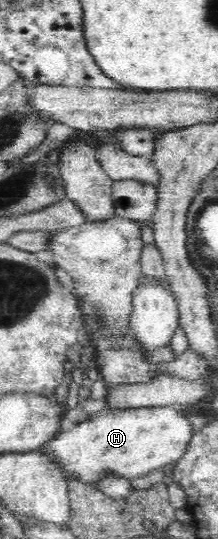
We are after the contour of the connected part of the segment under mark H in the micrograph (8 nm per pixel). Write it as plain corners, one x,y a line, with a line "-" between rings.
154,406
136,410
102,410
94,418
88,418
63,430
54,440
50,440
43,450
50,450
54,457
60,459
66,469
70,469
70,480
82,479
93,484
92,477
102,471
112,471
126,478
136,478
157,468
169,468
184,456
194,434
192,422
184,416
177,406

